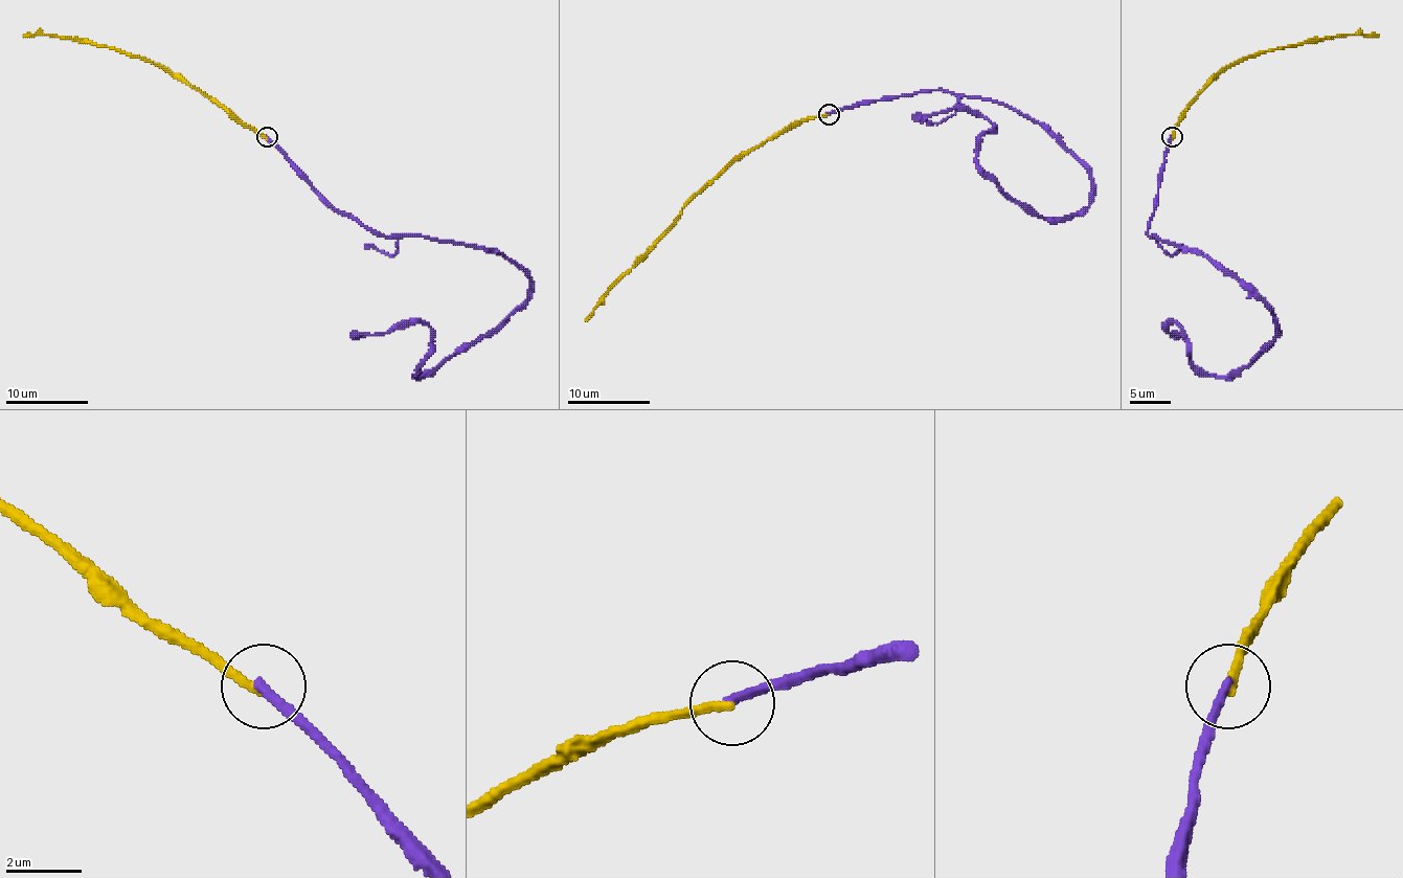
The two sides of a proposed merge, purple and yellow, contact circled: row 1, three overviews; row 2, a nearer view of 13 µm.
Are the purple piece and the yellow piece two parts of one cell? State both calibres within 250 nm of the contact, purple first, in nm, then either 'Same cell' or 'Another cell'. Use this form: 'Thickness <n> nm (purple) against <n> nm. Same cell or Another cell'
Thickness 280 nm (purple) against 240 nm. Another cell

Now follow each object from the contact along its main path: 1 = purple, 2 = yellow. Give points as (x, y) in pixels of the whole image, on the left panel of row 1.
1: (266, 137), (336, 209), (383, 234), (495, 248), (529, 279), (500, 322), (419, 376), (427, 324), (351, 337)
2: (266, 137), (161, 67), (112, 47), (48, 35), (23, 37)

